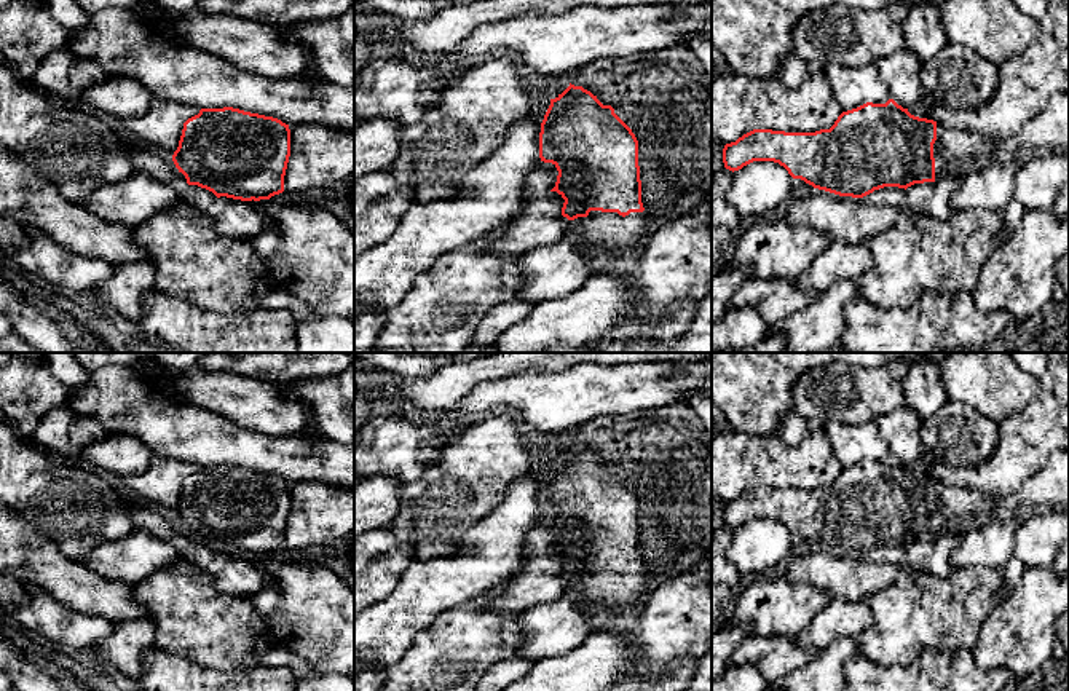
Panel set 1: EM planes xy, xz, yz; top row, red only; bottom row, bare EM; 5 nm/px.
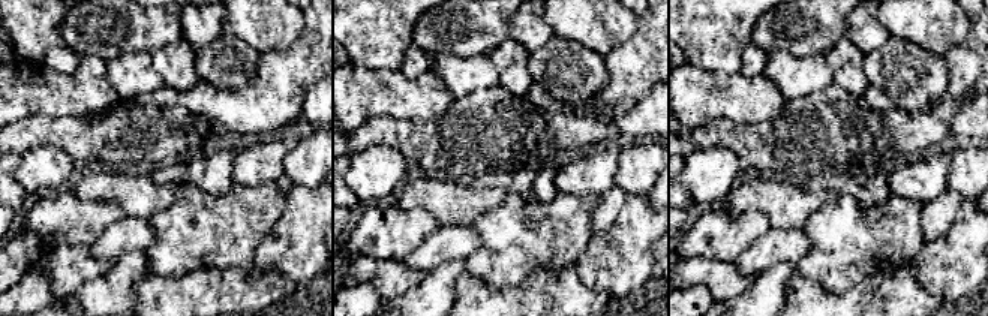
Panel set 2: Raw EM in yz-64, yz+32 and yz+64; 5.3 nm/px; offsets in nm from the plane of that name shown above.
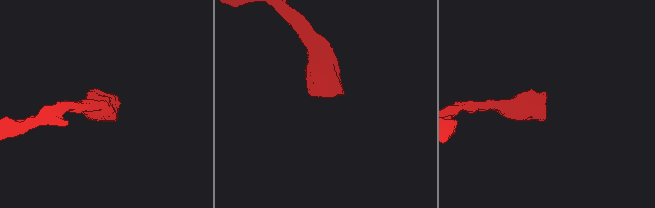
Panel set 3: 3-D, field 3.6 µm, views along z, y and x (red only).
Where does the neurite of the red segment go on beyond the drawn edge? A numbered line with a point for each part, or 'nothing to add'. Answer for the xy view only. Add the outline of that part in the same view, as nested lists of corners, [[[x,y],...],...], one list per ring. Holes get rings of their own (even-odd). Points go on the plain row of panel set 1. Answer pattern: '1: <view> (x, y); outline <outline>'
nothing to add

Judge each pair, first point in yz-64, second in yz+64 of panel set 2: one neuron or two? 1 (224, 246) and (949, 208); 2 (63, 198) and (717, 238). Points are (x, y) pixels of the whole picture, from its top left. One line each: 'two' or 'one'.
1: two
2: one

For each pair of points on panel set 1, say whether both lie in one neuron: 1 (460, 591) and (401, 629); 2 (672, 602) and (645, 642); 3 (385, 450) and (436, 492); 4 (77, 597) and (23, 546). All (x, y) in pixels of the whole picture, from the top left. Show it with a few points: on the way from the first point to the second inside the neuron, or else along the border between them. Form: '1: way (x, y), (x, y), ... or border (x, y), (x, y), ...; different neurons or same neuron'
1: way (445, 591), (439, 591), (415, 615); same neuron
2: way (672, 612), (654, 632); same neuron
3: border (442, 449), (412, 481), (402, 484); different neurons
4: way (64, 584), (35, 559); same neuron

